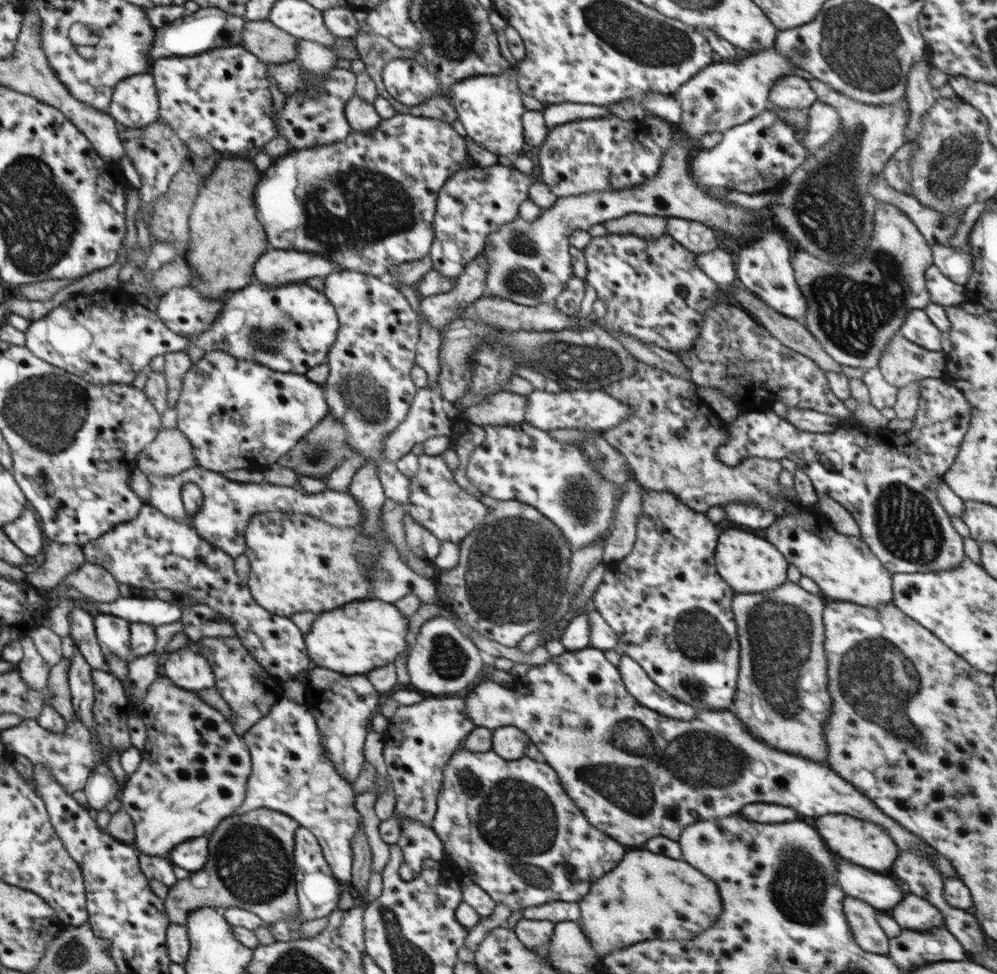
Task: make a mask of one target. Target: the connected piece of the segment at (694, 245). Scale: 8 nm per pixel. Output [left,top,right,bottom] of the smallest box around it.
[666,217,718,254]

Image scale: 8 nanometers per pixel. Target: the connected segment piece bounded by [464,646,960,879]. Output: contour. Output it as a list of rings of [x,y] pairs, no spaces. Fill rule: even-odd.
[[[592,646],[579,651],[565,651],[530,669],[524,682],[530,694],[508,690],[508,687],[492,680],[482,680],[469,693],[464,694],[466,717],[472,719],[477,727],[492,731],[500,727],[516,727],[526,732],[529,740],[537,746],[541,759],[558,773],[566,794],[582,809],[590,824],[628,849],[638,848],[654,836],[666,836],[677,841],[680,832],[694,822],[730,816],[752,802],[768,802],[794,808],[802,816],[843,814],[874,821],[886,829],[898,845],[898,850],[926,851],[942,871],[942,878],[960,878],[946,856],[934,850],[920,836],[888,818],[850,782],[816,761],[770,747],[762,739],[754,737],[732,709],[702,709],[692,720],[684,721],[642,706],[626,690],[618,668],[604,657],[604,651]],[[536,682],[538,686],[544,684],[544,698],[532,694],[530,688],[534,688]],[[618,768],[634,768],[636,772],[618,772]]]

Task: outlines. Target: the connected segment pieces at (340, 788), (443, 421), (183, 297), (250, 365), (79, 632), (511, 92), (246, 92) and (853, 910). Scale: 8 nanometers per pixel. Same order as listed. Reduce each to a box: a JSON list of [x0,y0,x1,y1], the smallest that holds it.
[[244,697,363,886],[382,384,452,462],[156,285,226,336],[175,350,329,475],[69,605,106,670],[449,64,524,156],[150,44,278,157],[843,896,891,954]]

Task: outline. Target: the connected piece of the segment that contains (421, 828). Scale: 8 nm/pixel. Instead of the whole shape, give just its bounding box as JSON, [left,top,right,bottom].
[397,818,445,881]

